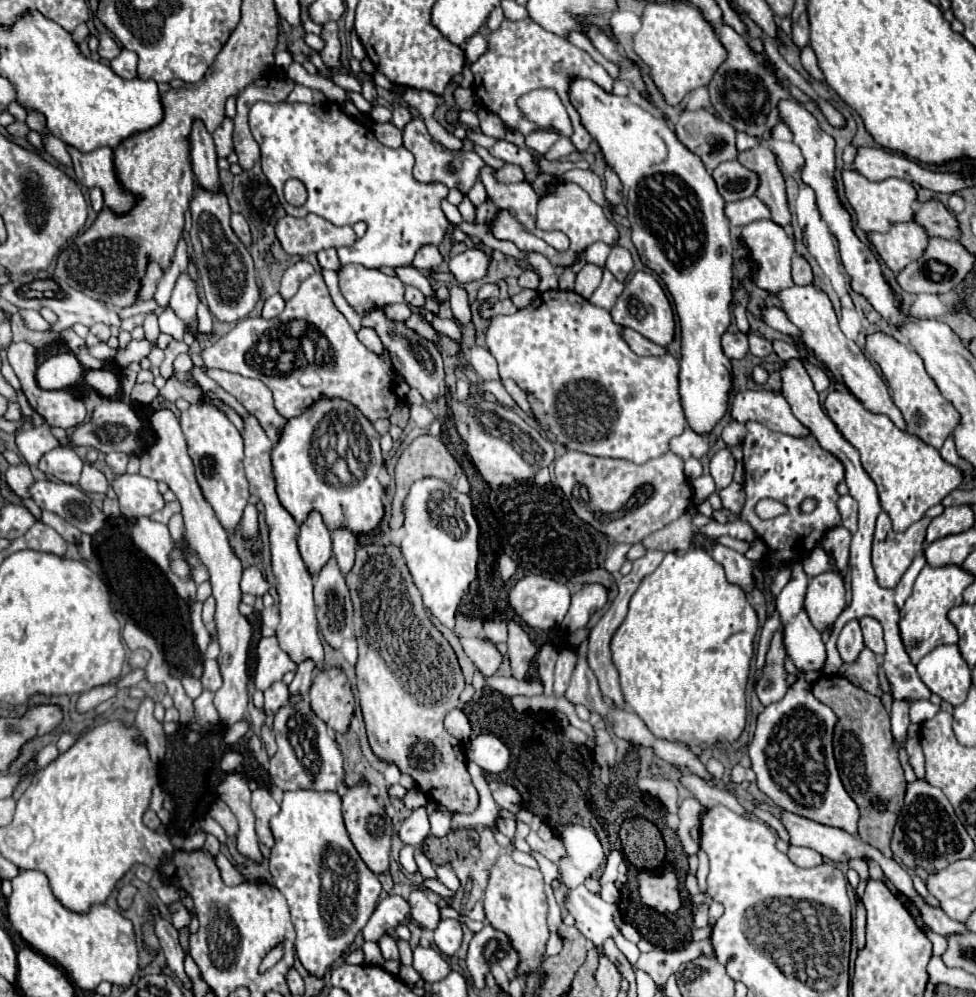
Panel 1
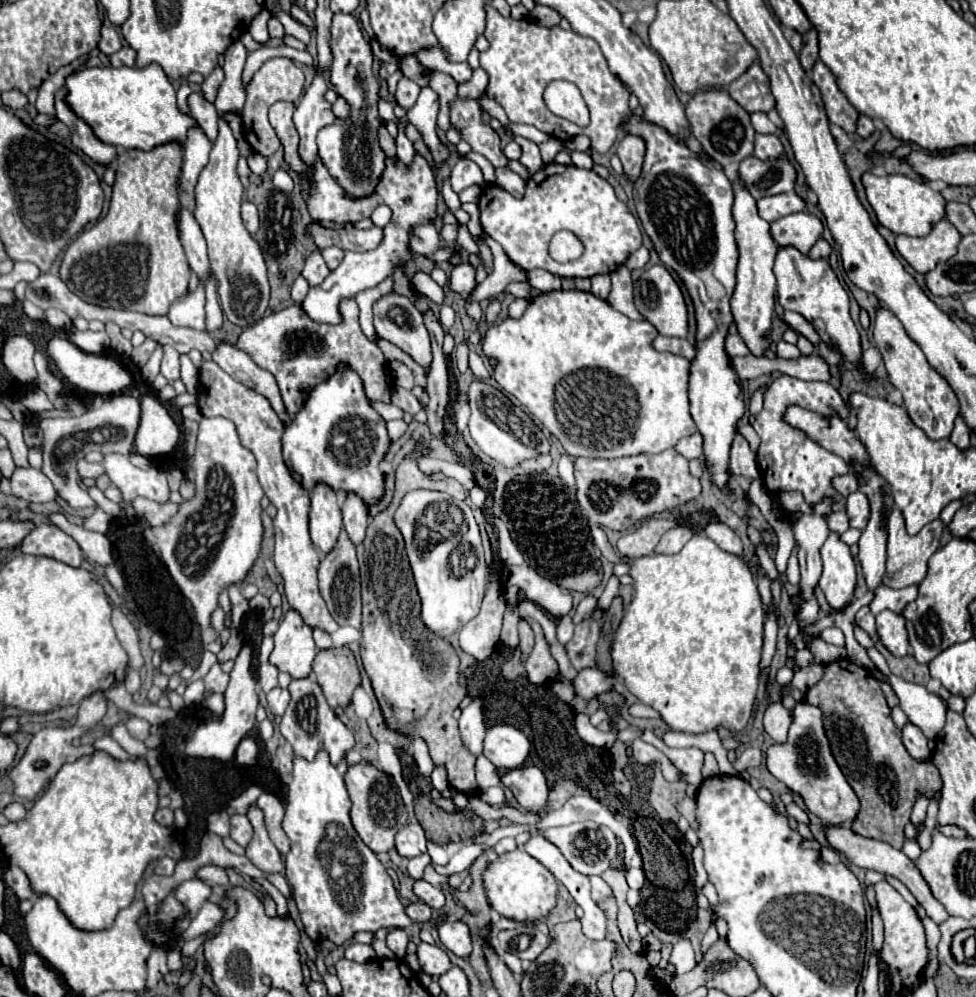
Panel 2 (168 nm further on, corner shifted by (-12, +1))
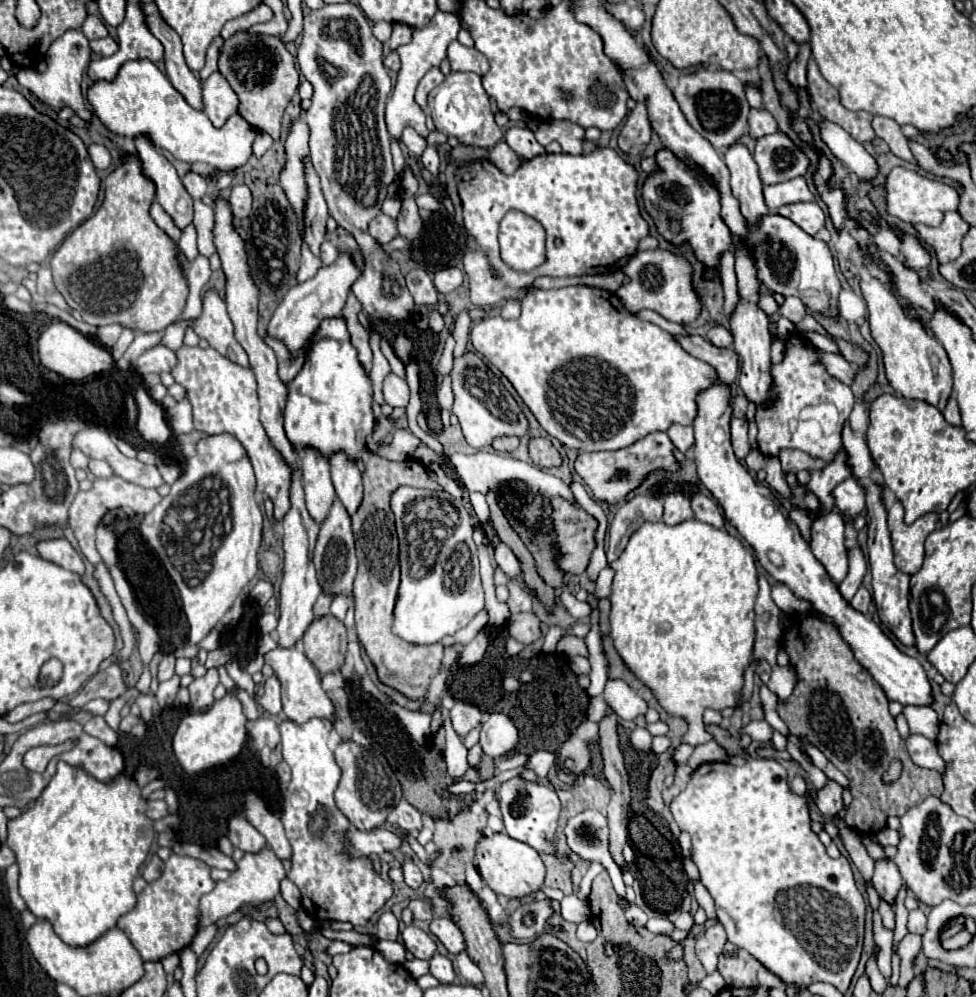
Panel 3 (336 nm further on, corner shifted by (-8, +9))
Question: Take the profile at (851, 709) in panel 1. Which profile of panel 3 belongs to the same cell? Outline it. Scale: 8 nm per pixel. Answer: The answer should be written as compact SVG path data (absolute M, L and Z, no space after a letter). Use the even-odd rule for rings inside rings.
M808 614L808 616L798 620L794 630L784 634L782 646L788 652L790 664L796 670L798 684L796 684L792 696L788 698L788 702L782 704L782 700L780 700L778 714L788 724L792 734L796 734L796 736L804 734L806 740L812 742L850 780L848 790L852 792L854 800L852 800L850 808L846 810L844 822L854 832L872 836L872 834L880 832L882 828L886 828L886 820L890 816L898 816L898 818L904 816L910 808L914 808L914 804L920 804L922 800L926 800L926 796L938 796L940 798L940 794L944 790L942 774L928 770L928 768L922 768L922 766L916 766L910 760L906 744L896 730L894 716L888 712L886 694L882 692L882 688L878 688L878 684L866 672L866 668L862 668L862 664L858 664L852 648L842 640L838 628L834 628L834 624L824 622L816 614ZM892 760L902 762L902 774L894 782L884 782L882 774L886 774Z

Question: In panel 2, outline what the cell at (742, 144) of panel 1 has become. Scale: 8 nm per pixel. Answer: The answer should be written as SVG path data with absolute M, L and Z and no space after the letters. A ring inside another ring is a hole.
M754 112L752 114L752 126L760 134L778 134L778 128L770 122L770 118L764 112Z

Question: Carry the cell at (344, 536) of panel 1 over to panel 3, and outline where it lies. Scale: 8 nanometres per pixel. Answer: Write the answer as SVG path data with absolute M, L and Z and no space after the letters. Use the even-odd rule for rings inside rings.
M344 454L330 456L330 466L336 496L338 500L342 500L346 512L350 512L352 516L362 502L362 472L358 464L350 462Z

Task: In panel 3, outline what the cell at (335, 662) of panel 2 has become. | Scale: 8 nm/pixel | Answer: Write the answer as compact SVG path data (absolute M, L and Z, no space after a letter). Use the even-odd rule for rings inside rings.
M334 616L314 620L304 632L304 652L308 660L318 668L320 676L336 672L344 666L346 658L346 628Z

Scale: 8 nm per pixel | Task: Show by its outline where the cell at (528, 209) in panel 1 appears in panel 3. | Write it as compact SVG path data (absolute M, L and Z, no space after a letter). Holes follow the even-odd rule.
M450 72L446 80L436 86L428 96L428 106L436 130L446 136L456 136L468 146L494 146L504 138L504 132L496 126L494 114L490 110L488 94L482 88L480 76L472 72Z

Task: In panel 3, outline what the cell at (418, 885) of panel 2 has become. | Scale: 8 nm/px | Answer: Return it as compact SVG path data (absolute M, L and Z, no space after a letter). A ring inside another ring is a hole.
M406 860L404 862L404 882L410 886L410 888L418 888L422 882L424 882L424 878L422 878L422 872L418 870L418 866L416 864L412 864L410 860Z

